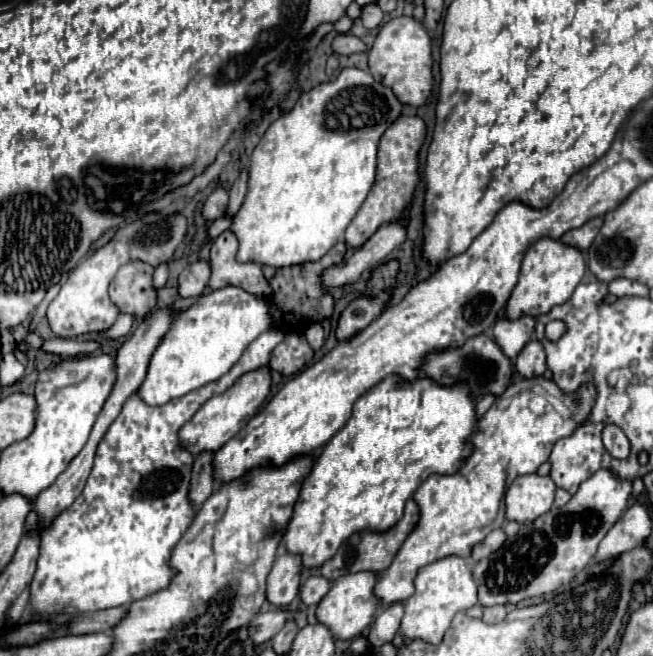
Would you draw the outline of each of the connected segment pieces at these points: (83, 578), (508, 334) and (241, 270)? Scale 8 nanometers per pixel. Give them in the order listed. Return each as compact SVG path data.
M265 331L261 333L245 351L245 355L239 359L239 363L221 379L203 385L197 391L187 393L185 397L173 399L161 407L151 407L143 403L137 395L131 395L119 417L113 421L109 431L105 433L105 441L99 443L95 453L95 463L91 469L91 475L87 477L87 485L83 493L75 499L75 503L61 511L49 525L41 525L35 511L27 515L25 531L37 531L39 533L39 559L37 559L37 571L31 581L31 613L33 617L45 617L45 615L57 615L57 613L85 613L85 611L99 611L99 609L111 609L111 607L123 607L137 599L143 599L159 589L165 589L173 577L173 571L167 565L167 559L181 539L181 535L187 531L191 519L193 519L193 507L187 501L187 489L189 489L189 475L191 465L195 457L185 451L179 445L179 429L183 423L187 423L195 411L213 395L223 393L229 389L235 381L241 379L241 375L249 371L263 369L269 363L269 355L273 347L285 339L289 333L283 331Z
M525 315L521 319L509 321L509 319L499 319L493 327L493 337L505 351L505 355L515 361L517 355L523 351L523 347L533 339L535 333L535 319Z
M231 231L221 233L211 247L211 279L209 289L217 291L221 287L233 285L241 287L253 295L269 295L269 283L261 273L261 267L255 263L237 263L237 239Z

